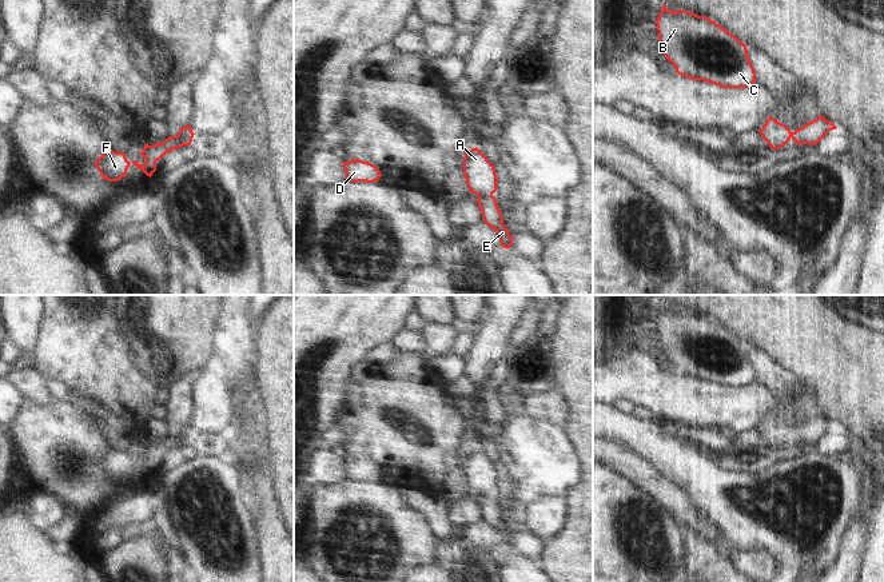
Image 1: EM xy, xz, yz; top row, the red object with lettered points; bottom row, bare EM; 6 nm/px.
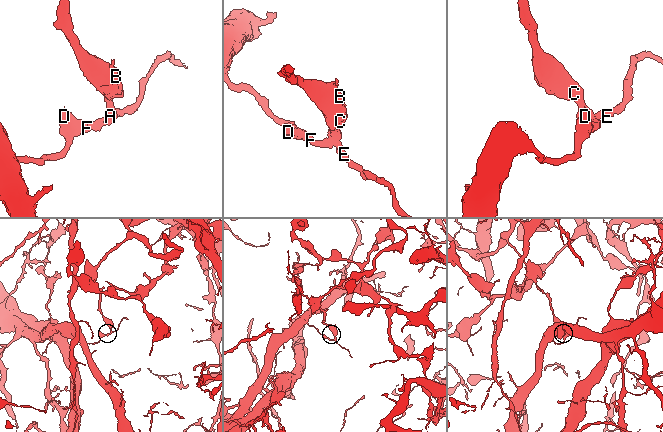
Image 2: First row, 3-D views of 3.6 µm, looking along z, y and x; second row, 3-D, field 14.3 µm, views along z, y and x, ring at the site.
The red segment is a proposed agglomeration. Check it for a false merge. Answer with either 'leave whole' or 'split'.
split

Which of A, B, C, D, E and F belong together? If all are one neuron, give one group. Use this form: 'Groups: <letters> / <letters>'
Groups: A B C / D E F.

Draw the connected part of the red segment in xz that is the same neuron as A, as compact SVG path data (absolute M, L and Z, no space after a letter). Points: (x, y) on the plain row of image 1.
M477 446L466 451L463 473L471 493L489 495L497 490L498 477L495 467Z

